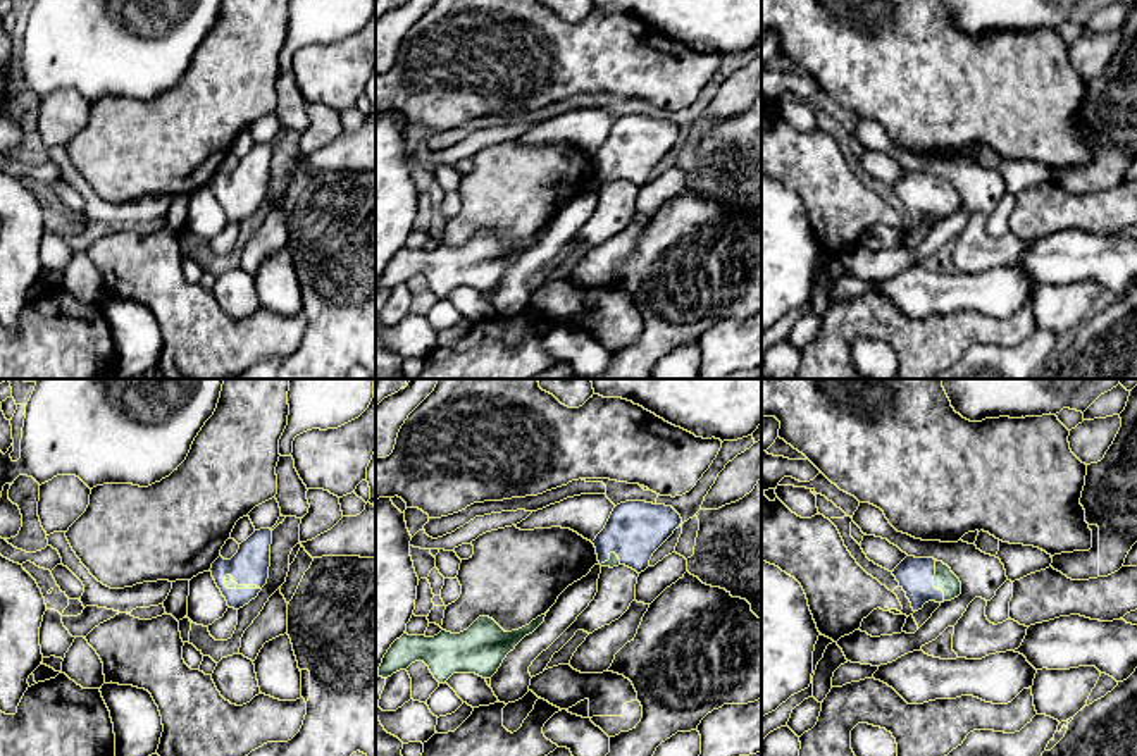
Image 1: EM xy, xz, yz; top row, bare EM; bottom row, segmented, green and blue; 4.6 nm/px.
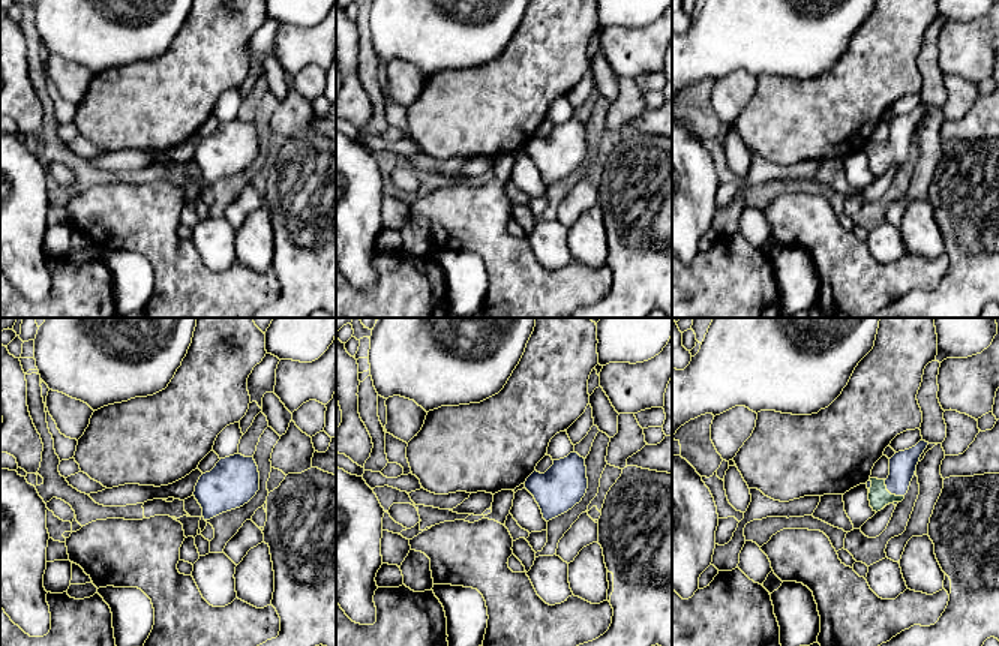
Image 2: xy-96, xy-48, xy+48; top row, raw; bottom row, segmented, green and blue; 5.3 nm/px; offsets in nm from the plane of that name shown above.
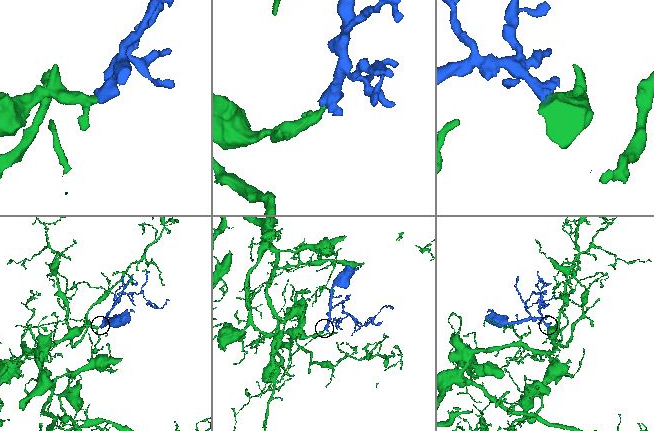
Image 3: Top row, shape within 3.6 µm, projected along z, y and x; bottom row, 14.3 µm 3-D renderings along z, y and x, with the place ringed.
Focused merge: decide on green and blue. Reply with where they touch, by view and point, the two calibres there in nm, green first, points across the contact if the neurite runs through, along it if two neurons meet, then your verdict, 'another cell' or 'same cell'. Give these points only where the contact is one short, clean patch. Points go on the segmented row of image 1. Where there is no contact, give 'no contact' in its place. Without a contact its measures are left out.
meets green in xy at (243, 586); 50 nm thick on the green side, 180 nm on the other; runs through xy (229, 582), (243, 586), (243, 576), (250, 565); same cell

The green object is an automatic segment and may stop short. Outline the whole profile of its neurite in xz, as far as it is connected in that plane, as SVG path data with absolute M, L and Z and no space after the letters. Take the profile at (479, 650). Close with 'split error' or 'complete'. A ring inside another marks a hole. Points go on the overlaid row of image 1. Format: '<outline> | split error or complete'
M546 613L512 632L505 632L489 617L479 617L460 634L441 630L434 637L426 637L405 632L384 654L379 677L388 679L415 661L424 661L439 684L446 684L453 673L475 673L491 679L506 654L532 634L544 617Z | complete

